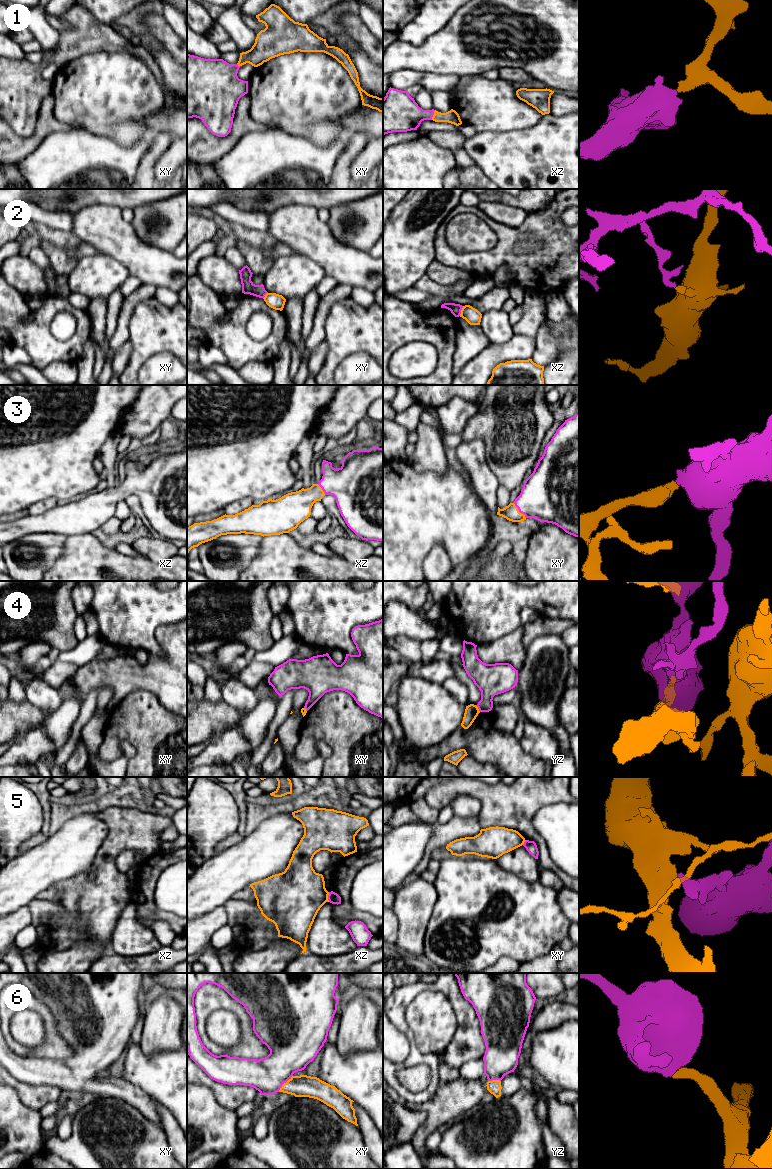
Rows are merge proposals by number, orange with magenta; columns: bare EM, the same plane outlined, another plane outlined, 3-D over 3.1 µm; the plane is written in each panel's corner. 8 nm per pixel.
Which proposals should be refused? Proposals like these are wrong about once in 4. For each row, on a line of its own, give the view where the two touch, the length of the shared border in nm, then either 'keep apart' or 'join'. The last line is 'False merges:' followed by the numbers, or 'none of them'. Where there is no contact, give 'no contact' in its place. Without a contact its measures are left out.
1: contact in xz; length 90 nm; join
2: contact in xz; length 90 nm; keep apart
3: contact in xy; length 160 nm; join
4: contact in yz; length 70 nm; keep apart
5: contact in xz; length 80 nm; keep apart
6: contact in xy; length 180 nm; join
False merges: 2, 4, 5

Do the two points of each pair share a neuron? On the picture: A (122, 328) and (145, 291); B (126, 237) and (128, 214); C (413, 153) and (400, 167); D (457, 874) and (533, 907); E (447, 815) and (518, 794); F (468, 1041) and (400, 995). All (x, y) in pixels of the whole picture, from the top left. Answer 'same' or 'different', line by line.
A: same
B: different
C: same
D: same
E: different
F: same

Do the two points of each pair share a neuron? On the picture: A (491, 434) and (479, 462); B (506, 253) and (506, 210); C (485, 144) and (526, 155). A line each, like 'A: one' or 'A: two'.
A: two
B: two
C: one

